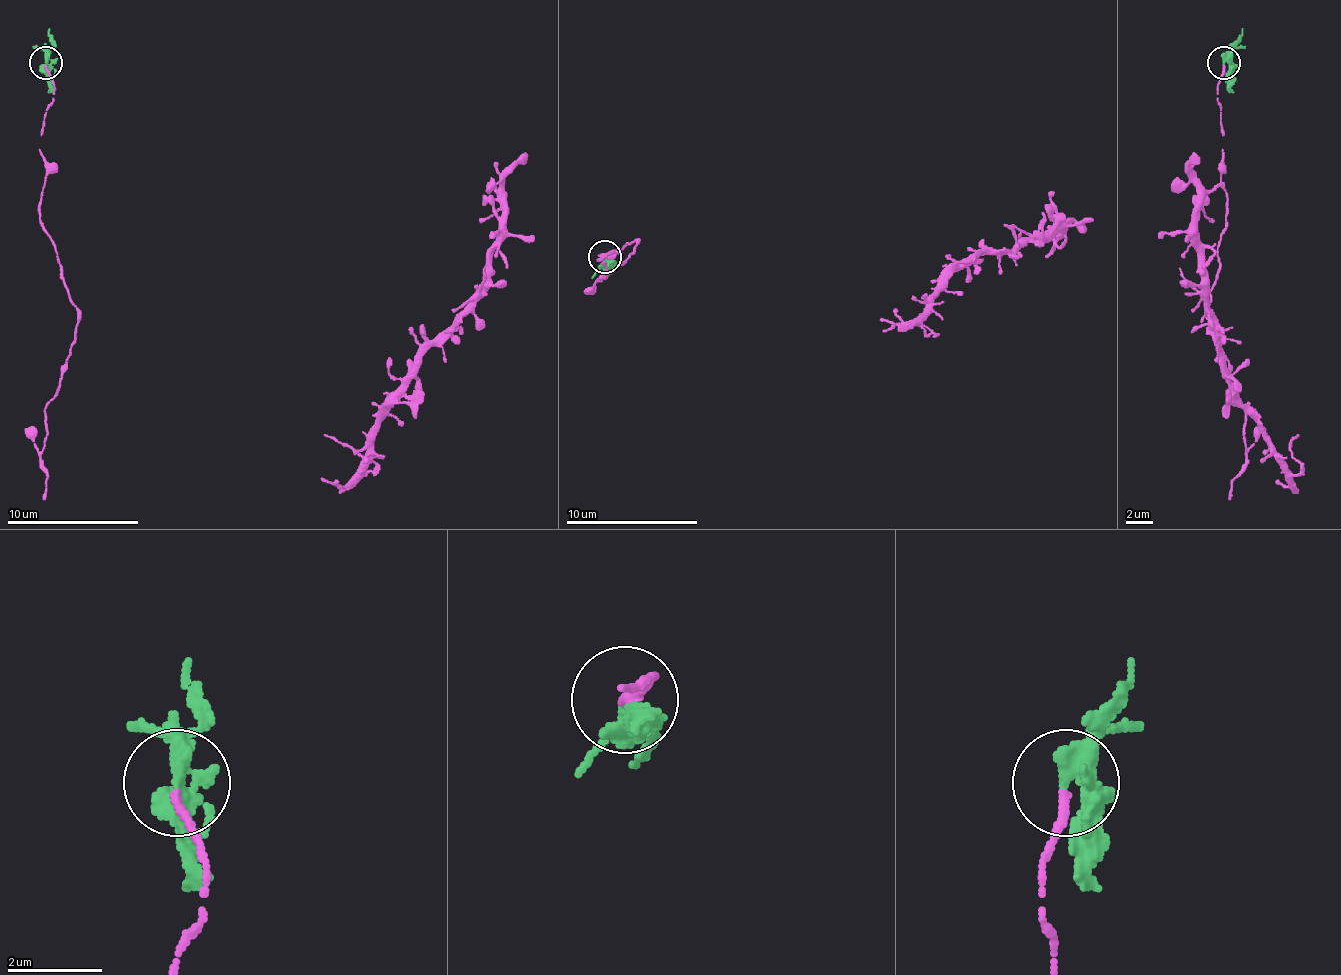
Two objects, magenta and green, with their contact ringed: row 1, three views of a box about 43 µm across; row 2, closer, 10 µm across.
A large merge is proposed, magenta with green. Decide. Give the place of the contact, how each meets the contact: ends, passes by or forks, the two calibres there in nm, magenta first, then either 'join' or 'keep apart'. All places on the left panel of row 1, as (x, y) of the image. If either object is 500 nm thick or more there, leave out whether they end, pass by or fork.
at (46, 63); magenta ends there; green forks there; 160 nm thick on the magenta side, 280 nm on the other; keep apart

